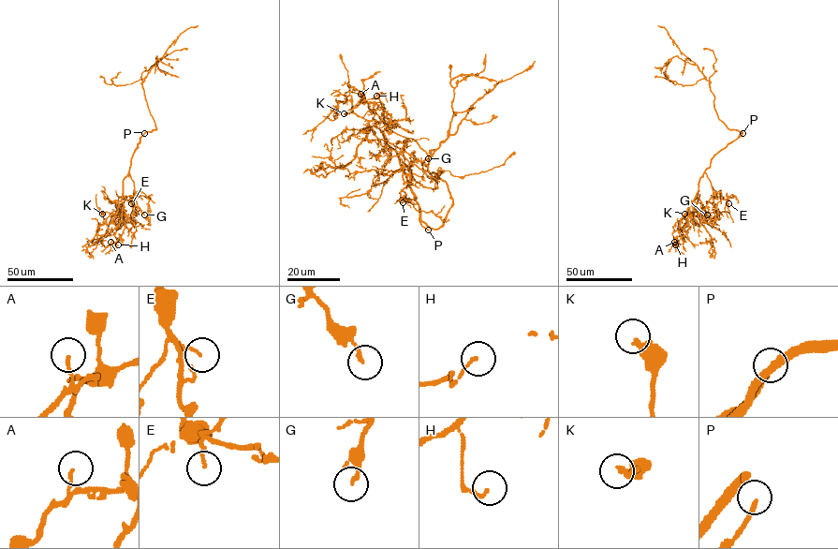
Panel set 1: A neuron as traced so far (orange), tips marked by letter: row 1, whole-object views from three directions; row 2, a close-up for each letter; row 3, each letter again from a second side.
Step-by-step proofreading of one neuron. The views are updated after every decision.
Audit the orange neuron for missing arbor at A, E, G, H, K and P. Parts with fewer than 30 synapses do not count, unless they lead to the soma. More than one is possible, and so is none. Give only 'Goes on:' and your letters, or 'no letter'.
Goes on: G, P

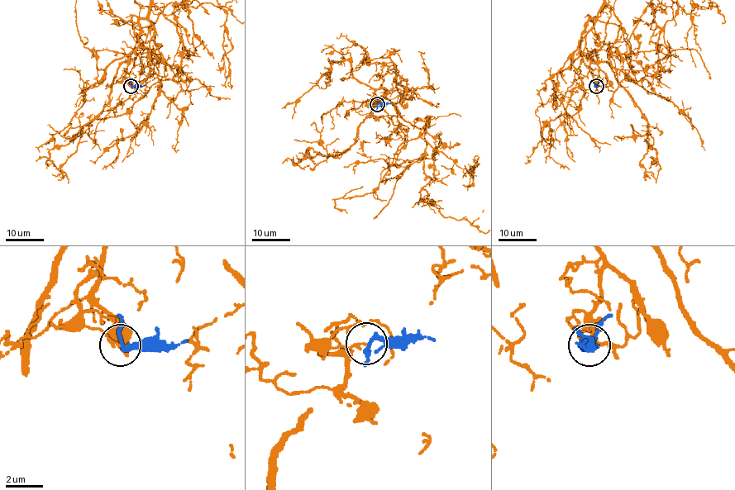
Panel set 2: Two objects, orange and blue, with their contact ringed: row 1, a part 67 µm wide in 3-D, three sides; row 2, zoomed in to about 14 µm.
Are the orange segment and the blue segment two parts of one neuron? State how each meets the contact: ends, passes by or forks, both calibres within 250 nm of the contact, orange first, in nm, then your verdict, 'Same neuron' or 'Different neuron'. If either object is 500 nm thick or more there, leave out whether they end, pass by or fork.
At the ring orange ends. At the ring blue passes by. Thickness 160 nm (orange) against 220 nm. Different neuron

